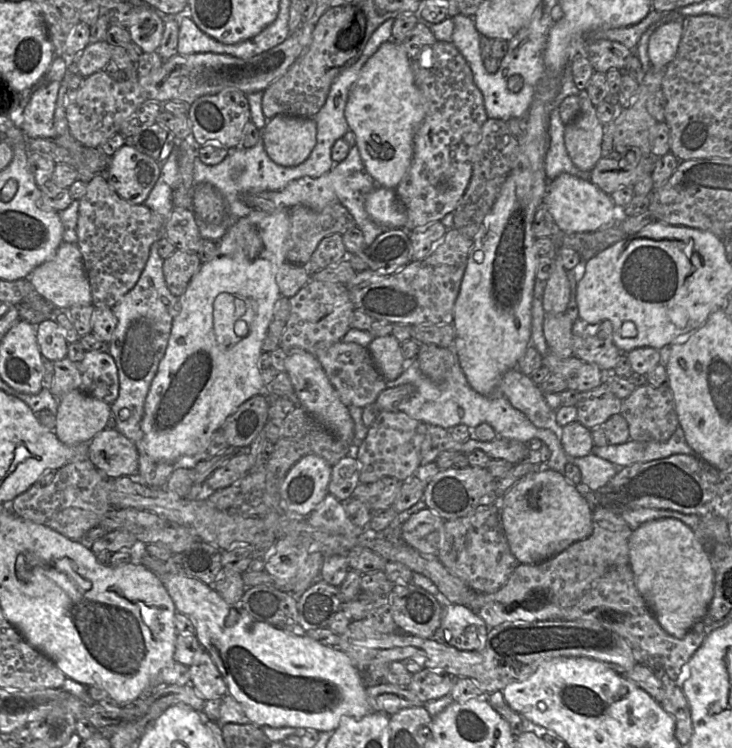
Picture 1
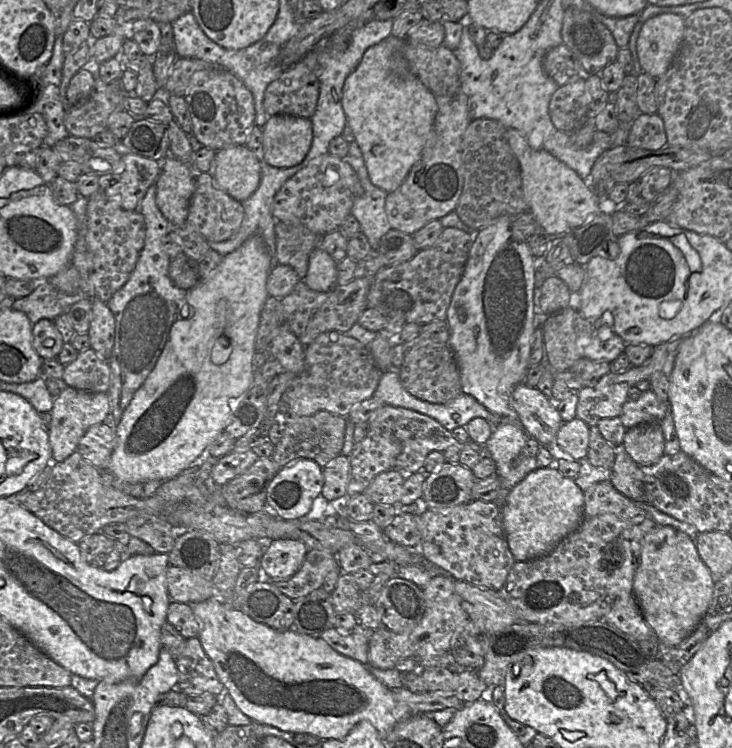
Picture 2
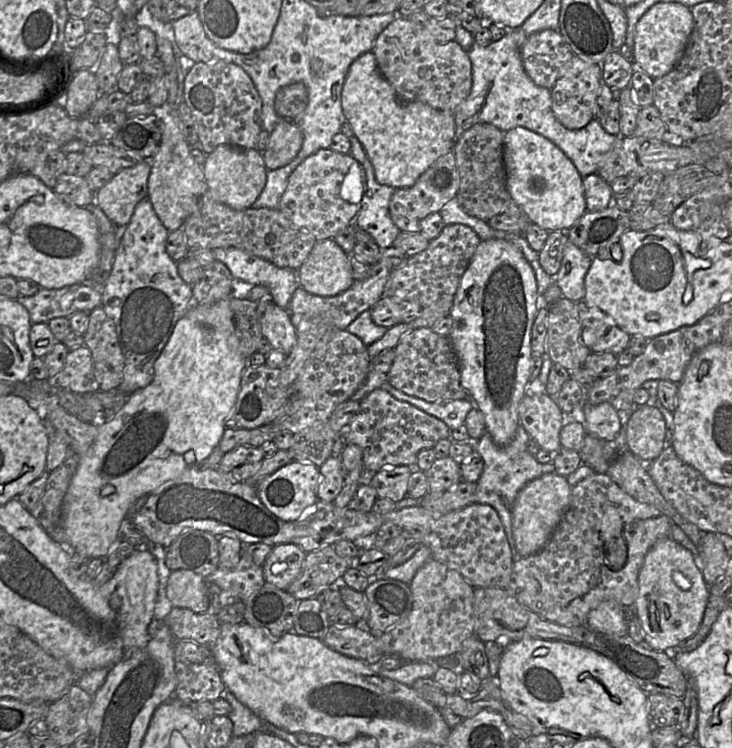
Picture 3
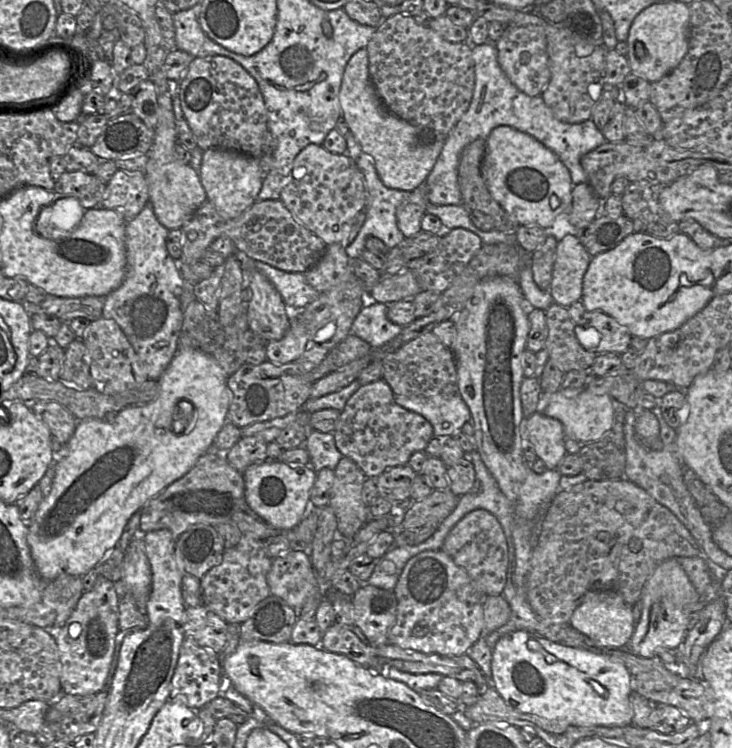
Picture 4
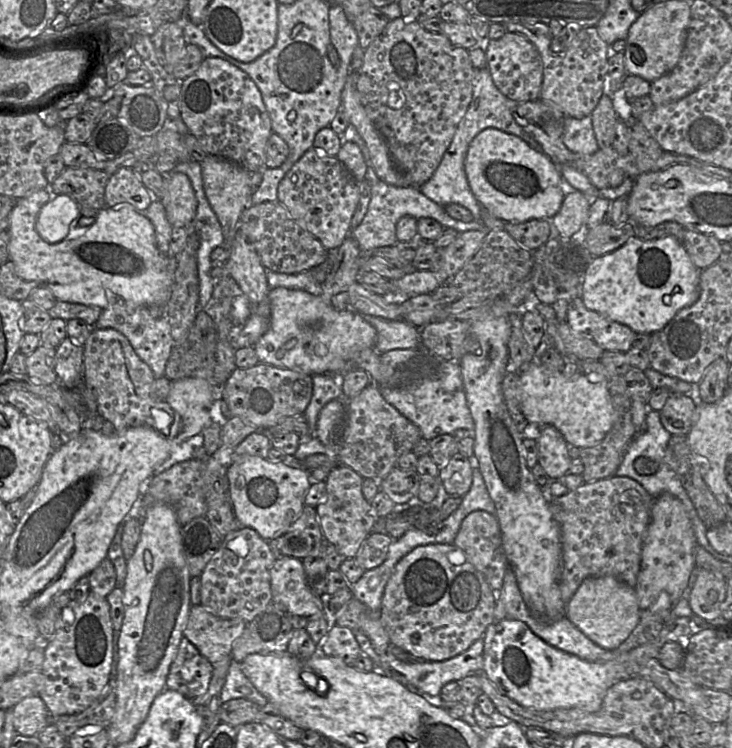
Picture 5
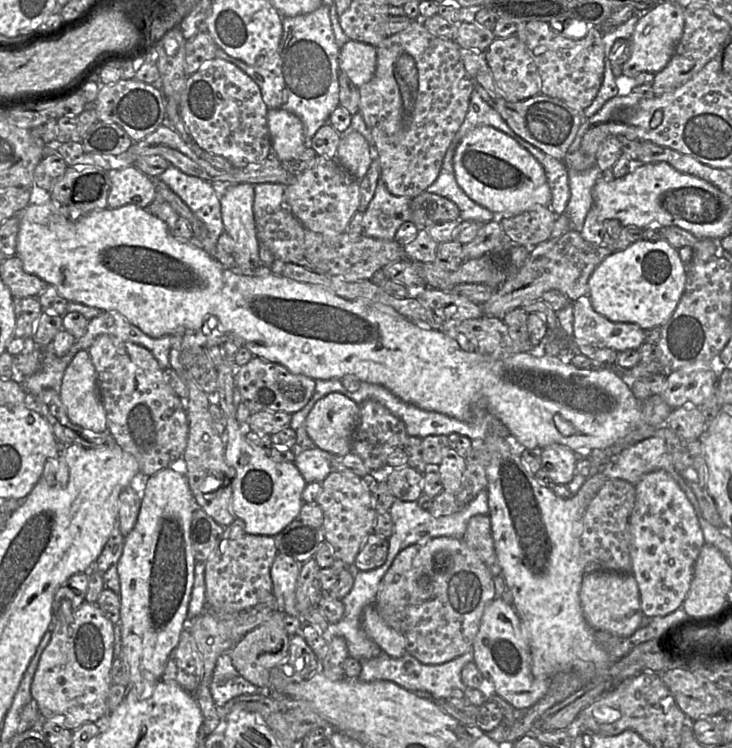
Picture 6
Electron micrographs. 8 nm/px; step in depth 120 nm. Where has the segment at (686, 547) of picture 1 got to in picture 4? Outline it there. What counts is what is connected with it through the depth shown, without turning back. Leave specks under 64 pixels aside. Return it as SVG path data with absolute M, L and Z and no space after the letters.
M676 558L666 559L655 568L643 587L640 599L642 613L628 644L630 650L644 658L652 658L661 649L676 649L682 645L690 614L700 596Z

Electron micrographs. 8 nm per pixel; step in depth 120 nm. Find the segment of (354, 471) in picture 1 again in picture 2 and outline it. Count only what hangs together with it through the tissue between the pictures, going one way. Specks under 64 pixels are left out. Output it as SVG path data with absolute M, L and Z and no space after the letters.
M339 455L324 468L324 485L322 496L328 501L341 501L347 496L351 465L348 456Z

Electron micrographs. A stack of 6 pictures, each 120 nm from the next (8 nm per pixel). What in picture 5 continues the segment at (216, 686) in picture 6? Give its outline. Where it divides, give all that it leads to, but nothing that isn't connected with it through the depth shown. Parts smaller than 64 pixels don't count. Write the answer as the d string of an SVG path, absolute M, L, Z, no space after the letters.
M231 661L227 672L226 680L221 690L221 702L231 699L245 698L258 706L264 707L267 699L254 687L251 681L241 670L241 663Z

